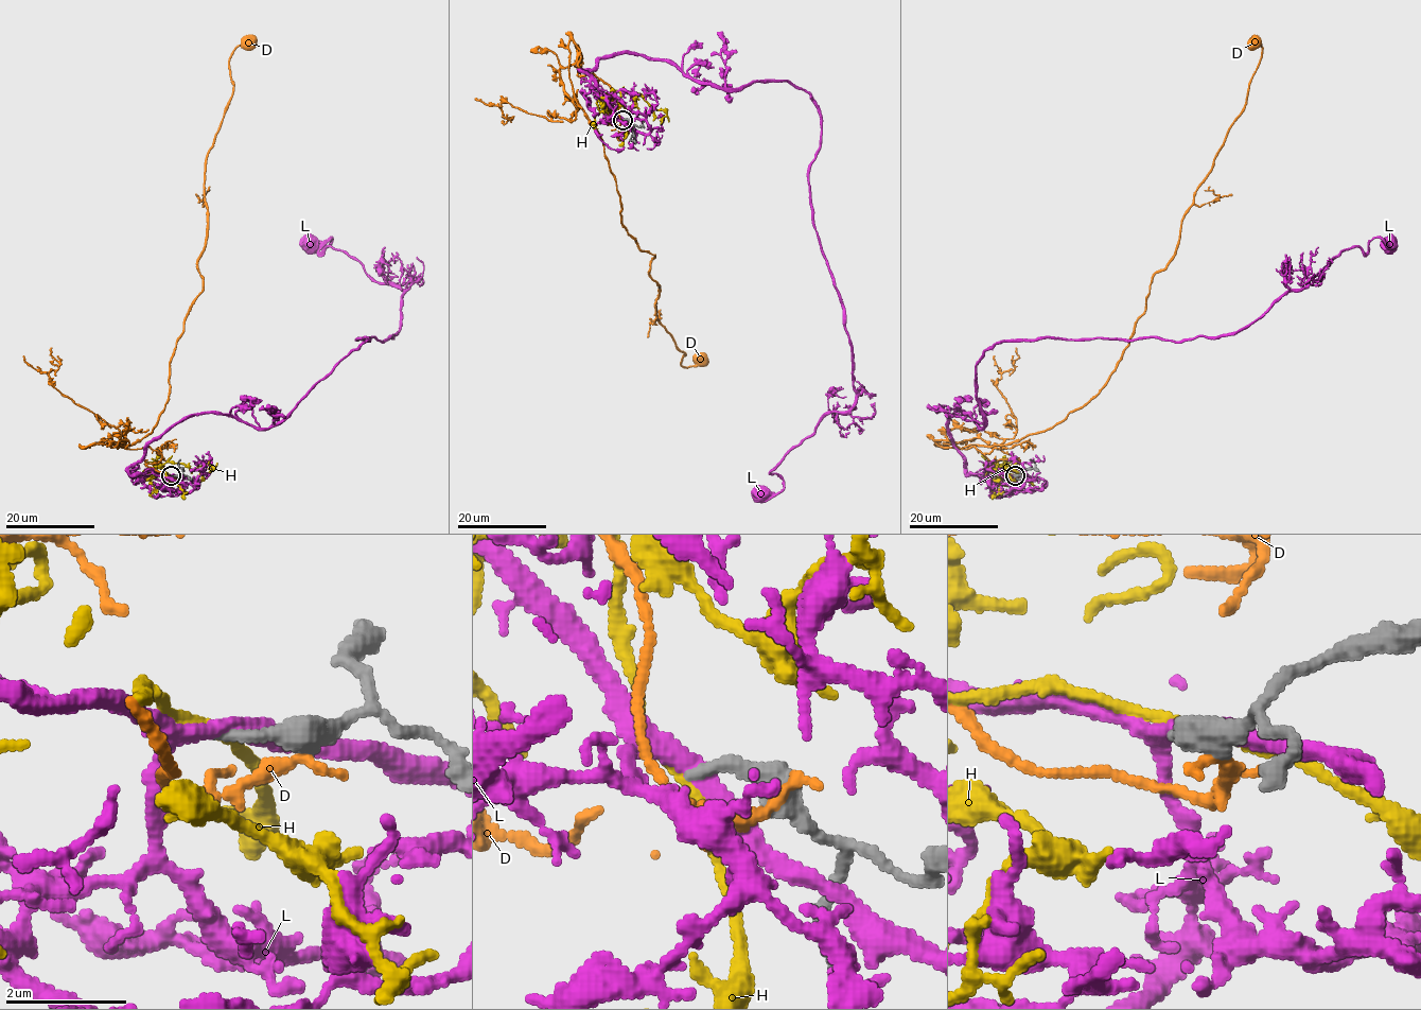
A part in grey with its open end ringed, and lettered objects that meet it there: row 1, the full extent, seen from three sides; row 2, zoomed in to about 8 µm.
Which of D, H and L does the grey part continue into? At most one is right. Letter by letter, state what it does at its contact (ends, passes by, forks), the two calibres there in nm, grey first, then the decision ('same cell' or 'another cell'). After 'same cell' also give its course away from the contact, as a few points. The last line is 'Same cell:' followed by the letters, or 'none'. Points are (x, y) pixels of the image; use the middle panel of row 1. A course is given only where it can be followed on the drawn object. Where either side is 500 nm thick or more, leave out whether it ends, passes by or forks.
D: it ends; calibres 400 and 260 nm; another cell
H: it passes by; calibres 200 and 160 nm; another cell
L: it forks; calibres 240 and 280 nm; another cell
Same cell: none

